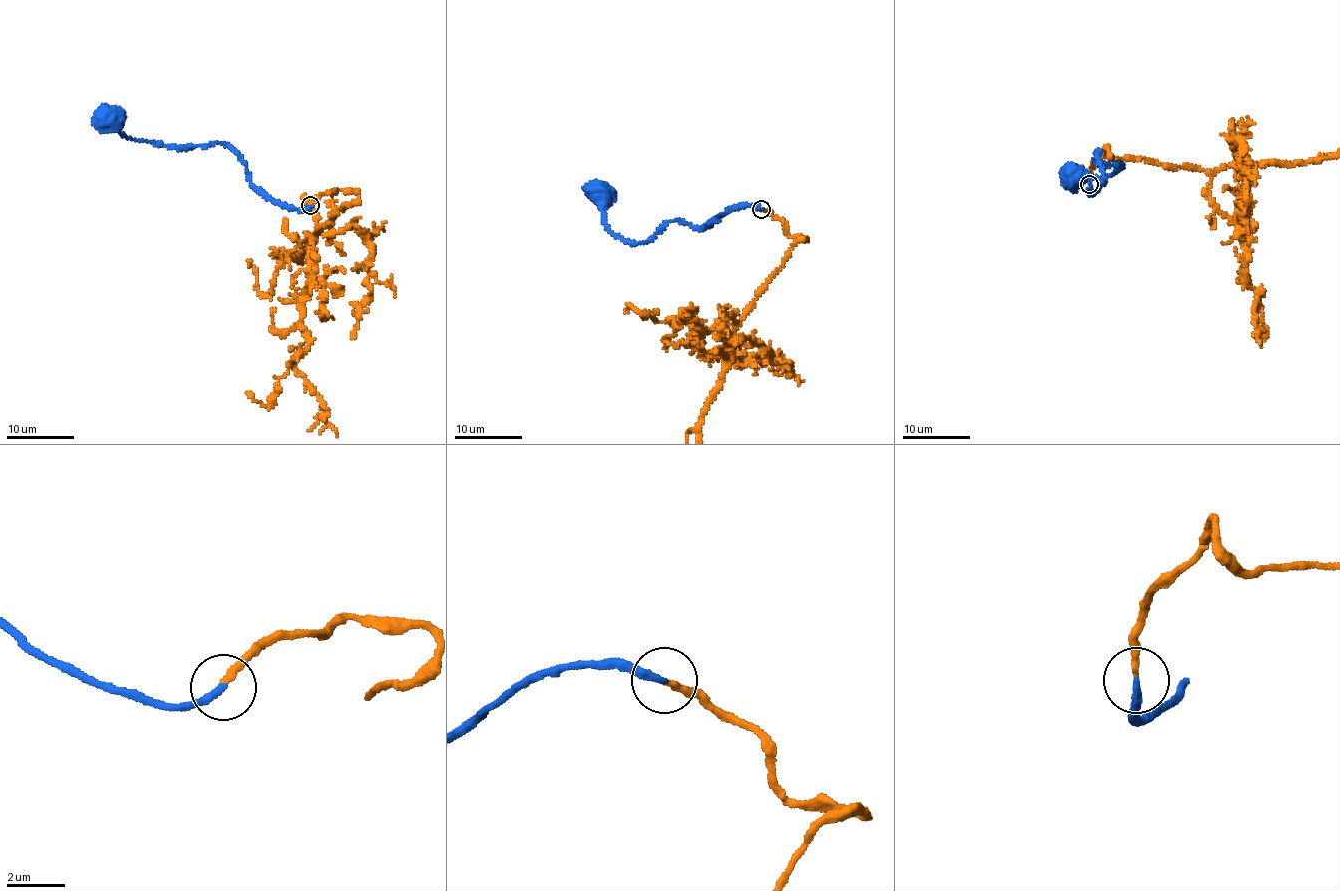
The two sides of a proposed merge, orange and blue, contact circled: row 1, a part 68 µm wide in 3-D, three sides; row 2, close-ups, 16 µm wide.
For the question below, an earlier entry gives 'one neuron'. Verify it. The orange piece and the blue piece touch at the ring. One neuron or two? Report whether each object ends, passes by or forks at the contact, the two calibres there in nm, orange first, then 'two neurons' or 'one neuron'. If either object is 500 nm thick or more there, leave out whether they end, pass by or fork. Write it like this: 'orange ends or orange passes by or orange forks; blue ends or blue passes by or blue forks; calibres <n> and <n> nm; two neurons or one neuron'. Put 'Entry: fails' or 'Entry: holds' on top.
Entry: holds
orange ends; blue ends; calibres 240 and 260 nm; one neuron

